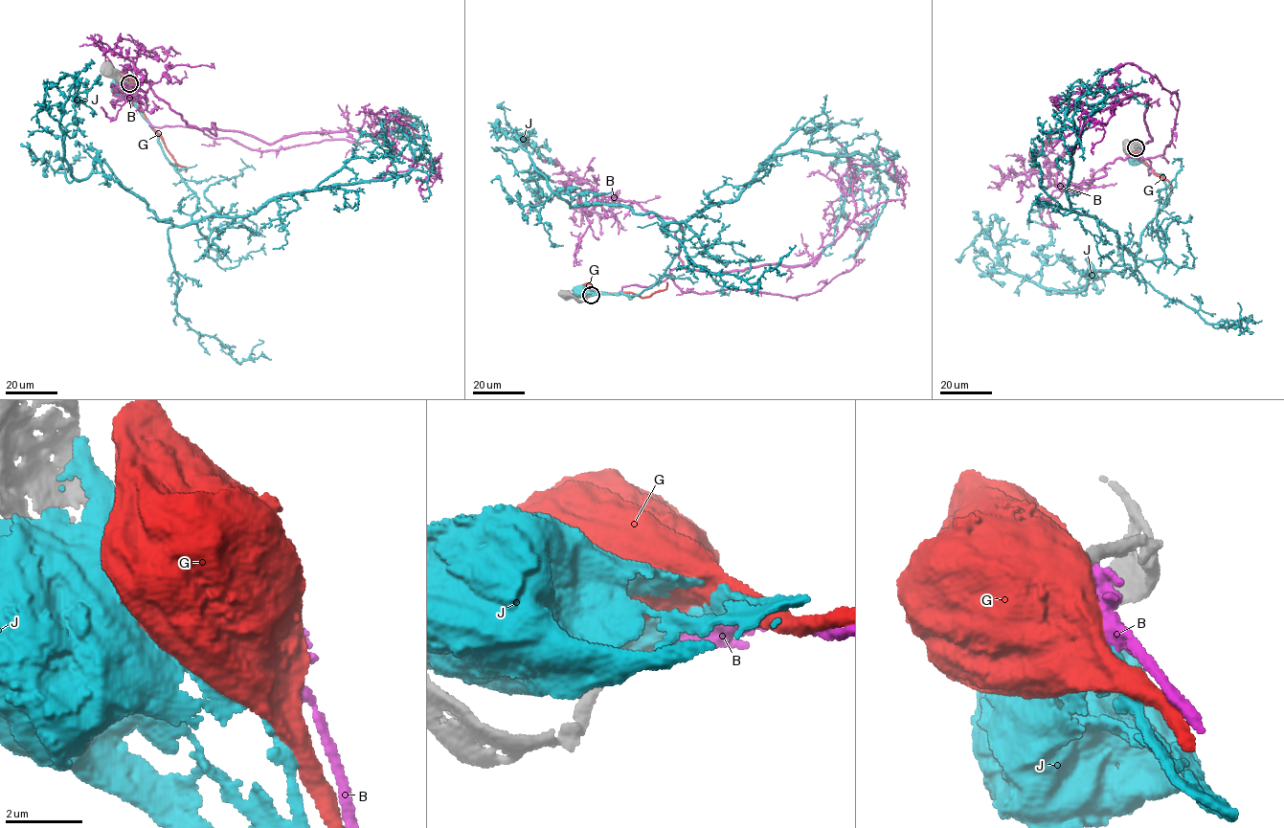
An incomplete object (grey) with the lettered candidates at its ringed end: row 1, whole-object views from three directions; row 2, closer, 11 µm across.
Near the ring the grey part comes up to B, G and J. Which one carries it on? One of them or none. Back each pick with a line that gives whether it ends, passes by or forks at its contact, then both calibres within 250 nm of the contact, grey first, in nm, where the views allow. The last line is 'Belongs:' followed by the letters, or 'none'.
B: it ends | 300/360 nm
Belongs: B

